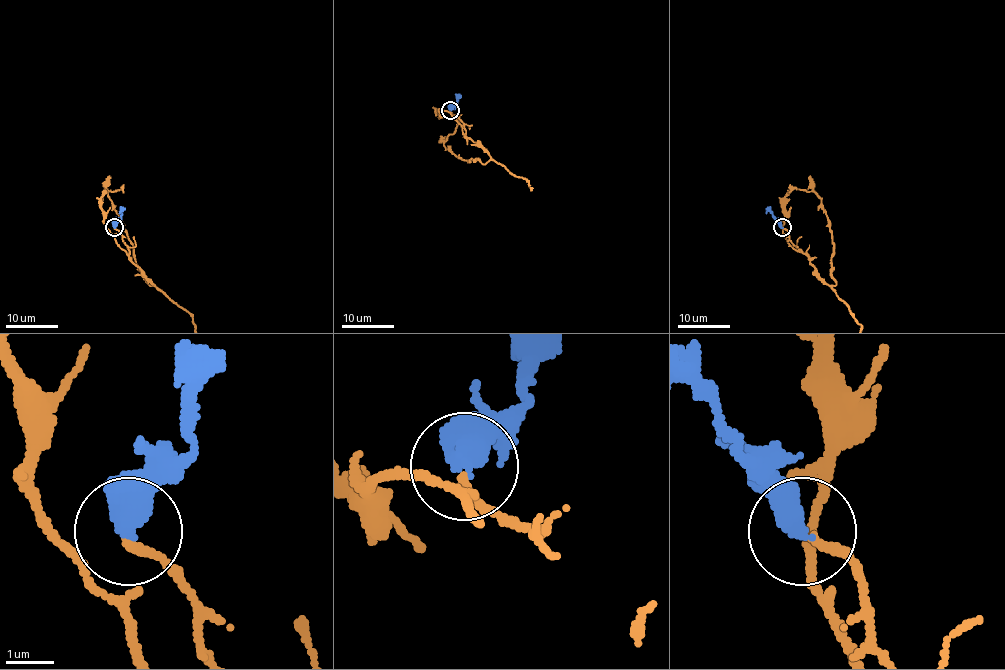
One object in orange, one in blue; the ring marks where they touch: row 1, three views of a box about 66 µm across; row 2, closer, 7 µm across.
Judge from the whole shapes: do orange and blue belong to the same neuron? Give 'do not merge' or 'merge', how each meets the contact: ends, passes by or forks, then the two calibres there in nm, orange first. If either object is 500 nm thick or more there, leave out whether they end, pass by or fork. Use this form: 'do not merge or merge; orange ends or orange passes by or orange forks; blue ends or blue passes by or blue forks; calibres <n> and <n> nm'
merge; calibres 130 and 500 nm

